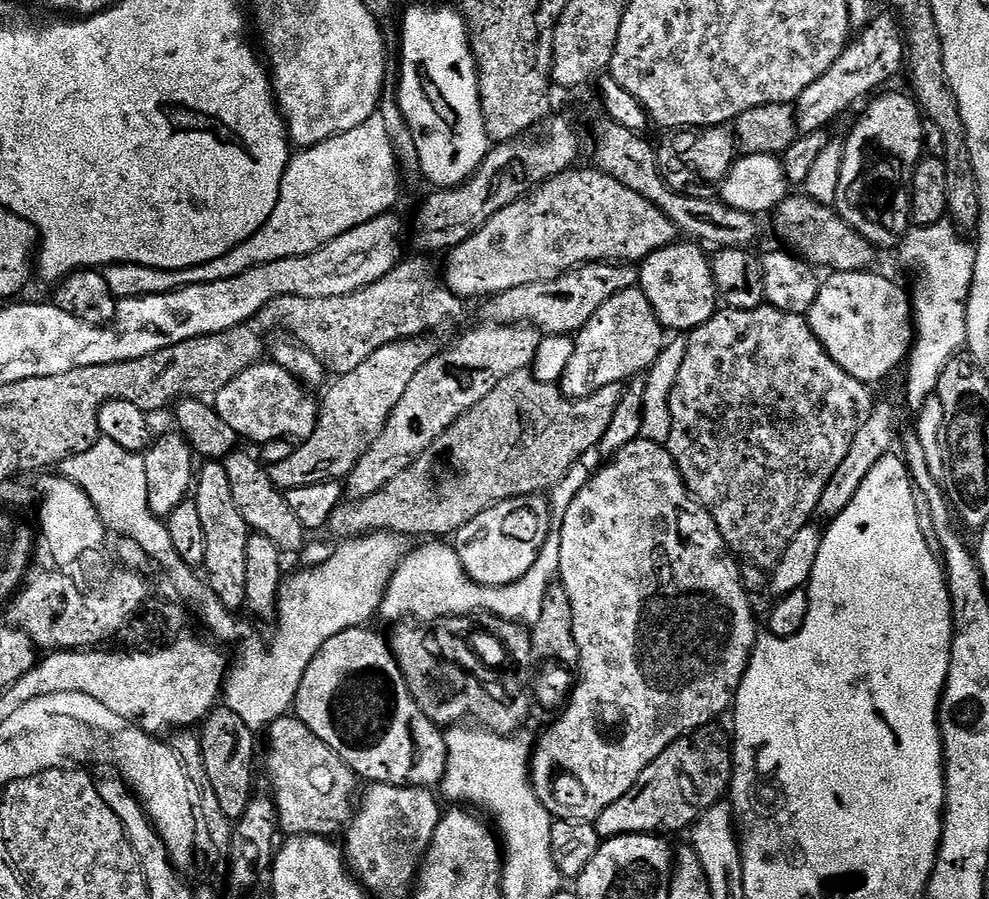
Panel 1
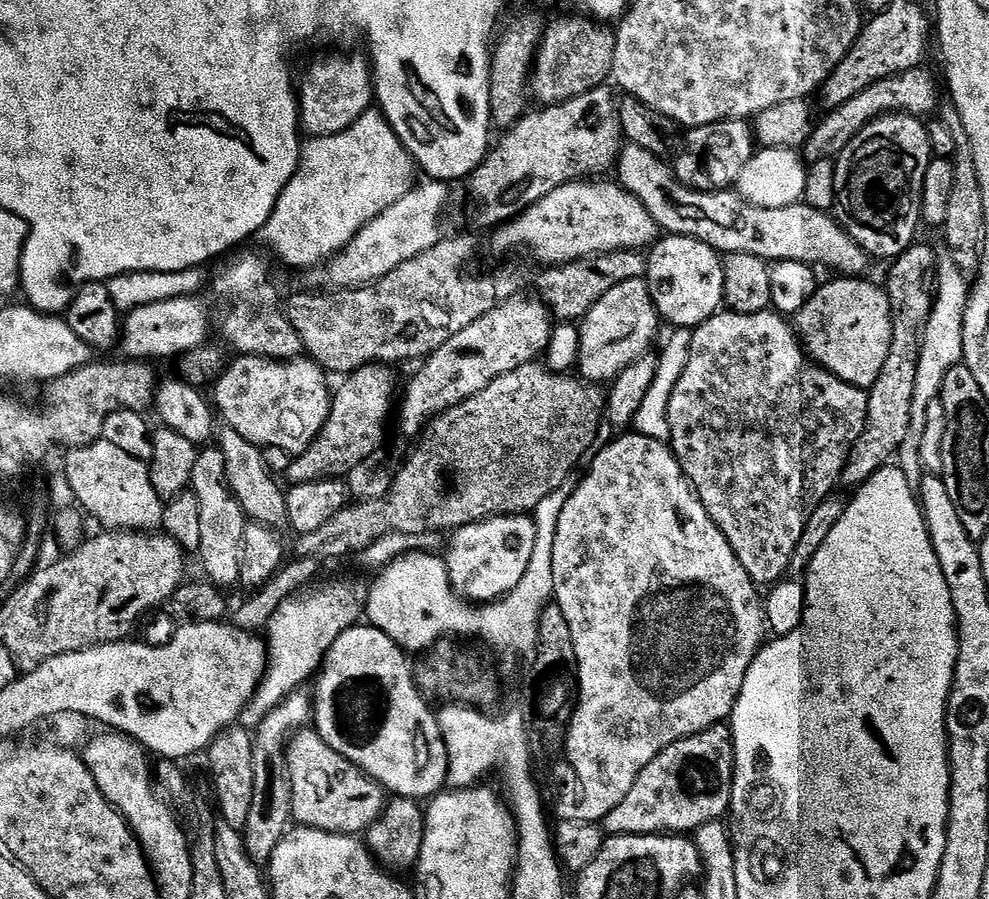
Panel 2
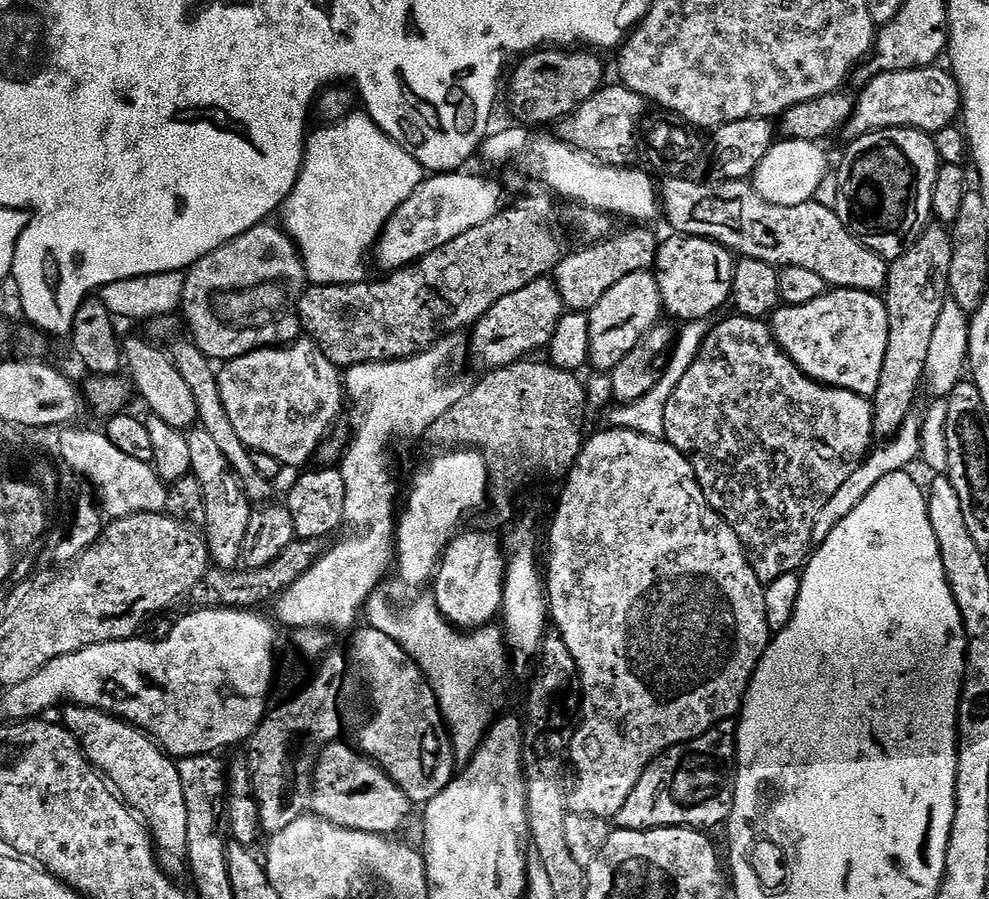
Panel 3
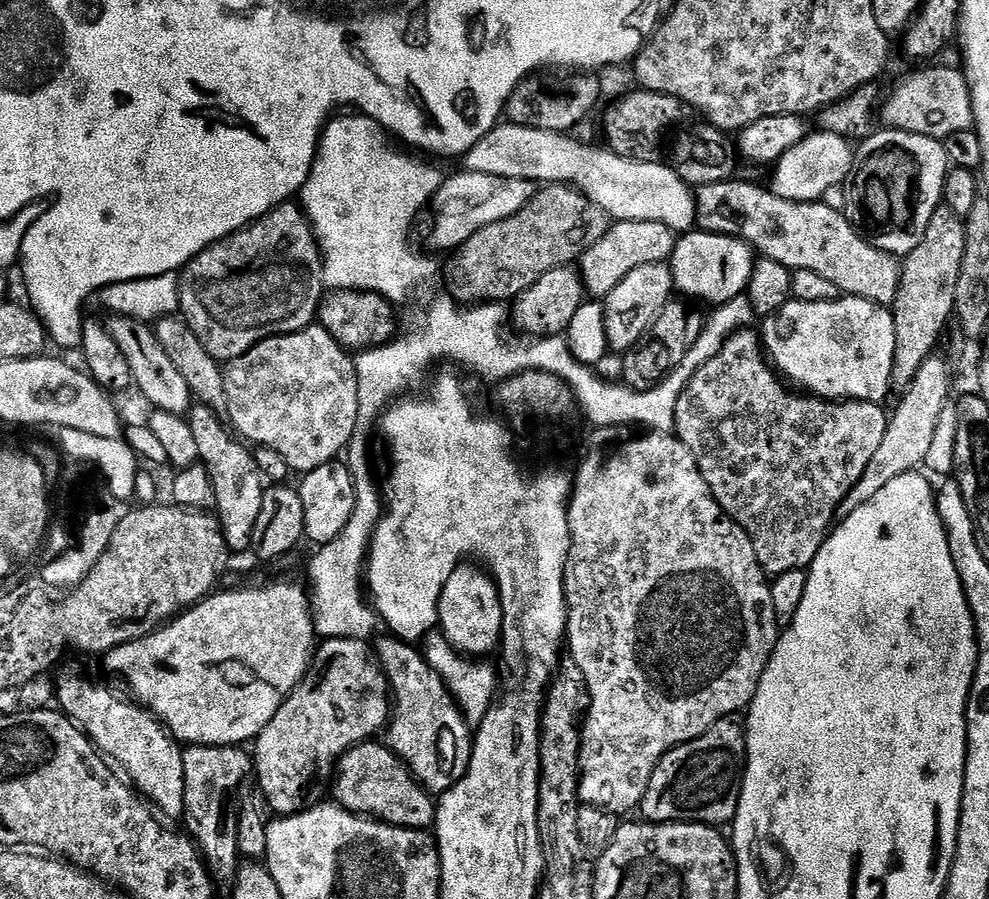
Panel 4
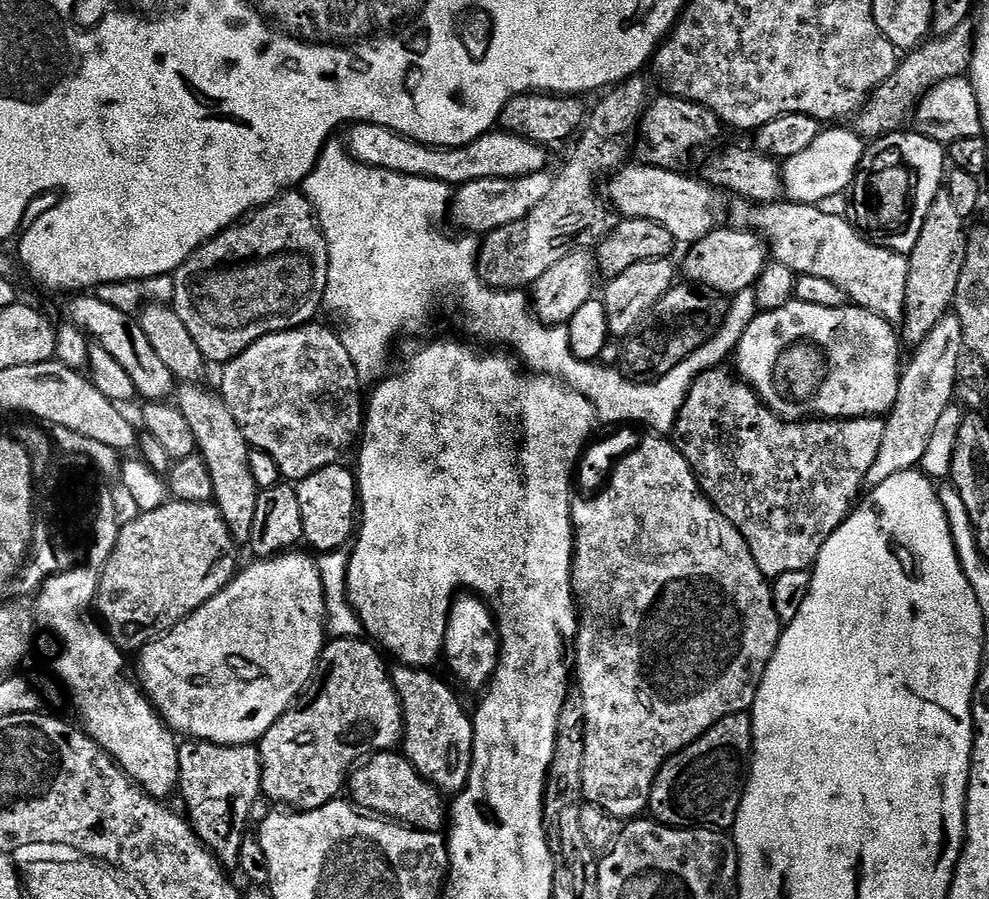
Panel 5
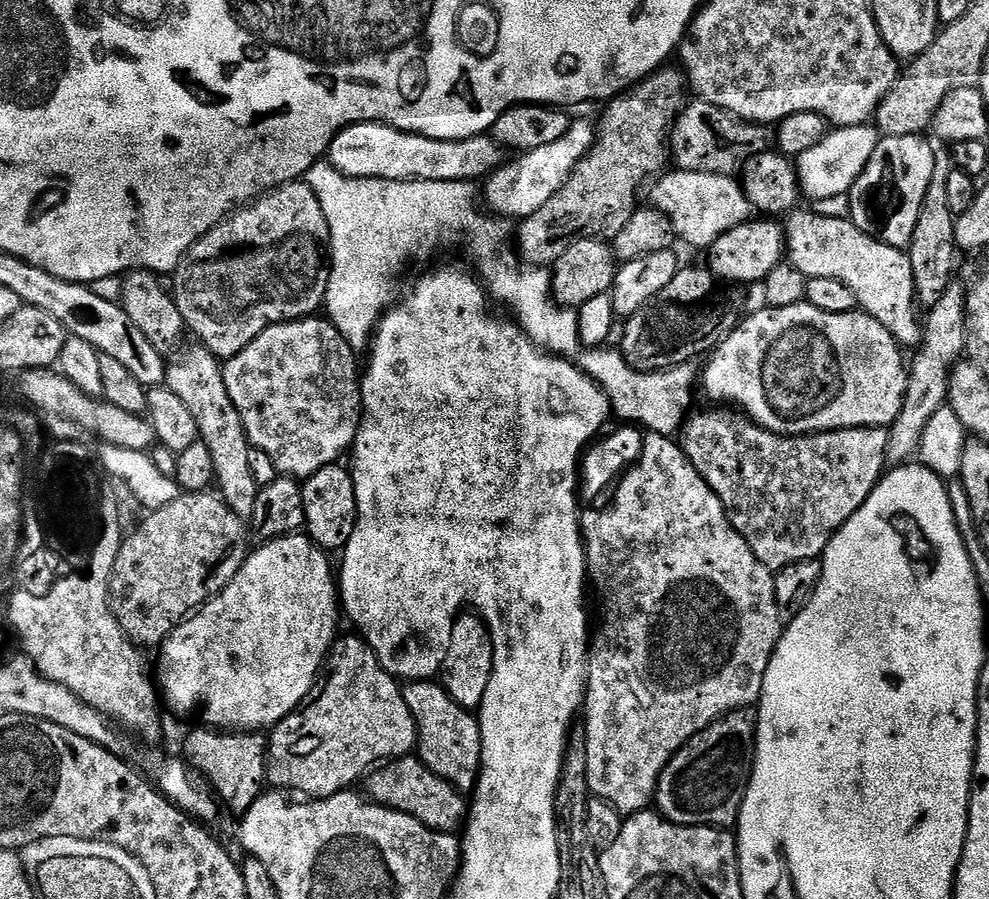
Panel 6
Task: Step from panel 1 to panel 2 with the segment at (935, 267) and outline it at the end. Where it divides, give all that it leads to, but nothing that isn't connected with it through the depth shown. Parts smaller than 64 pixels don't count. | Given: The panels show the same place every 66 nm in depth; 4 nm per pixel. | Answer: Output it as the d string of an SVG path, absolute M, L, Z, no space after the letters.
M951 258L941 259L936 269L936 300L932 304L926 330L922 334L918 354L918 375L914 381L914 402L912 403L912 425L908 431L913 441L918 442L922 438L930 402L940 398L942 382L946 382L946 374L950 374L950 370L961 364L964 359L962 330L969 295L969 277L960 271L959 266Z

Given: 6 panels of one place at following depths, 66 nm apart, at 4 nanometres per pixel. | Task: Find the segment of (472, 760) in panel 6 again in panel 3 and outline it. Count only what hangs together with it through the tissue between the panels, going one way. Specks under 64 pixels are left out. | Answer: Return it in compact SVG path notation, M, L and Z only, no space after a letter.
M367 626L361 627L356 634L352 640L350 664L354 676L356 672L368 691L369 712L360 712L352 720L356 727L355 747L368 759L375 760L411 798L413 805L423 806L454 779L458 768L452 737L436 695L422 669L394 638Z

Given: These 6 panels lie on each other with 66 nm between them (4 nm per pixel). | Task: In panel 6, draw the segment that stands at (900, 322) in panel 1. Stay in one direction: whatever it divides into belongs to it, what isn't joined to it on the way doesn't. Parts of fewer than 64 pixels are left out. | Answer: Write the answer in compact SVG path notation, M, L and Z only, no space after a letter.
M807 302L803 304L795 304L794 306L786 306L785 308L764 308L761 312L753 312L745 315L737 324L736 329L728 335L725 340L707 357L708 365L702 368L702 384L704 380L704 392L712 400L729 400L729 405L735 406L743 415L747 416L749 420L758 425L759 428L765 428L767 432L773 432L779 436L812 436L816 432L833 432L834 430L842 430L843 428L888 428L898 418L898 414L904 405L904 395L908 389L908 374L909 369L906 367L906 360L904 364L905 353L902 351L901 345L897 344L893 336L888 333L886 326L882 326L882 322L878 322L873 316L868 315L863 310L855 312L847 312L846 314L826 314L826 310L818 310L814 306L810 306Z

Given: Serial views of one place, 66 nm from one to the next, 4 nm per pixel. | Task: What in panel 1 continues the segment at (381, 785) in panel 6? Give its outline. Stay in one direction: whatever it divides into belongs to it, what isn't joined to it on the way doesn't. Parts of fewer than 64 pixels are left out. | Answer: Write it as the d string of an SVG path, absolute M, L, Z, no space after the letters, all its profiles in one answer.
M295 715L279 716L277 720L266 729L266 737L268 736L268 784L272 787L270 791L271 799L274 801L278 813L278 828L281 833L287 834L289 837L294 836L323 836L325 838L335 837L335 832L339 833L341 829L347 825L348 821L354 815L354 801L358 796L358 788L356 792L356 784L358 785L358 777L350 766L346 766L346 762L342 762L342 758L338 758L338 754L334 754L334 750L330 750L326 746L326 742L322 742L322 738L318 738L312 731L307 728L301 720L297 720Z

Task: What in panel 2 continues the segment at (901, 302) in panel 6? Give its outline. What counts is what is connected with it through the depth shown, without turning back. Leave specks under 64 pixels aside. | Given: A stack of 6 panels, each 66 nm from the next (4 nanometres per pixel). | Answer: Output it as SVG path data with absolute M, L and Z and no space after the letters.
M625 143L620 158L614 165L620 187L636 196L646 206L657 229L674 236L698 238L721 254L741 252L754 254L769 262L801 260L804 264L837 268L844 278L860 278L870 263L870 257L858 242L848 236L835 215L814 209L805 202L784 209L760 209L748 204L736 190L699 192L690 190L676 181L671 167L650 150Z

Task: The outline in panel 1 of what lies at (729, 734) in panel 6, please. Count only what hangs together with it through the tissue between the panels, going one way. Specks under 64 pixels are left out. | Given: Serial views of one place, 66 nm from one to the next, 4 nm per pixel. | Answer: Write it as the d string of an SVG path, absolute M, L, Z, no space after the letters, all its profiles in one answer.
M707 724L678 738L636 780L636 784L618 802L610 802L594 823L602 838L614 836L638 836L641 834L665 834L691 829L700 815L721 803L732 787L732 741L727 731Z

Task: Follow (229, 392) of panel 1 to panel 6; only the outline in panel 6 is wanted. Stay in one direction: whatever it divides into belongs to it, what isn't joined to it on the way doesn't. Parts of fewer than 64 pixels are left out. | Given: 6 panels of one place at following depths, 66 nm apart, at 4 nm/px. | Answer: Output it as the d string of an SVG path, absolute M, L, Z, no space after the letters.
M320 318L290 320L286 324L270 326L266 330L262 330L262 334L258 334L258 338L254 338L254 342L247 344L237 356L232 357L223 365L226 390L230 390L230 402L234 402L238 414L242 414L242 422L248 435L248 443L252 445L257 453L265 452L268 455L269 462L277 468L278 471L276 472L283 474L285 477L307 478L313 476L318 470L337 463L341 459L340 455L343 452L345 455L351 449L360 429L362 409L360 407L358 368L356 372L357 353L353 352L352 347L346 342L346 338L342 338L342 334L338 334L338 330L333 326L331 320L327 318L316 319Z

